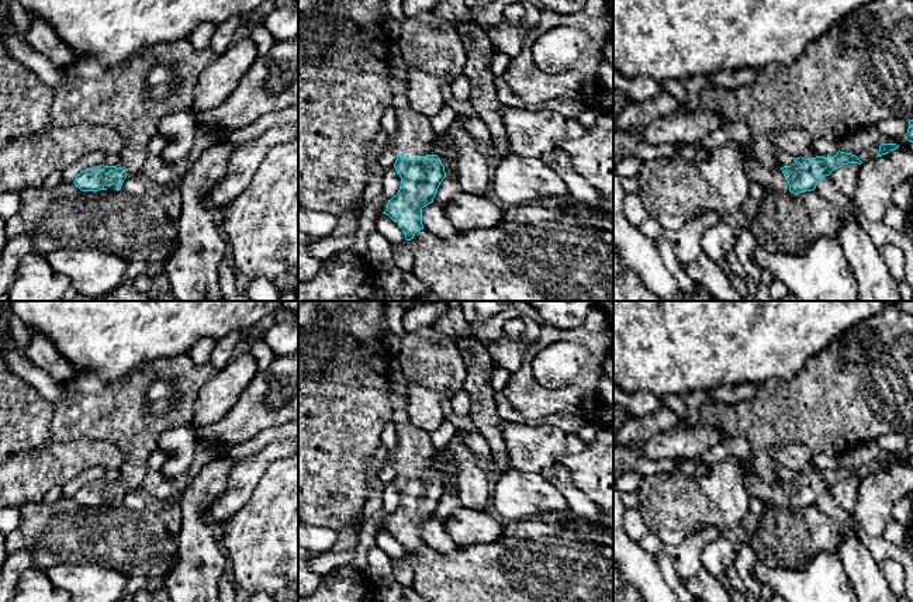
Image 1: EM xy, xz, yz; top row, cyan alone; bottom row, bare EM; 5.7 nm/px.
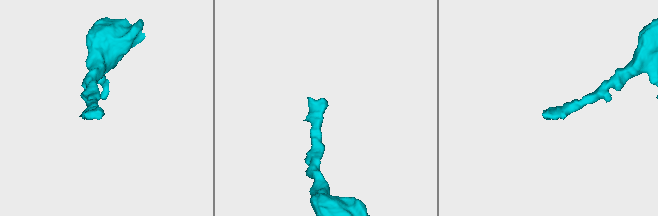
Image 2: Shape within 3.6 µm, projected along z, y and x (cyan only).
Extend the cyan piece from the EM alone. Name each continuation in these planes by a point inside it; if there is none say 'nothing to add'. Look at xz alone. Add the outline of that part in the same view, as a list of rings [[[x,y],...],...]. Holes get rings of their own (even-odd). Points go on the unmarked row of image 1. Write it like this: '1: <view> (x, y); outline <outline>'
1: xz (414, 452); outline [[[390,392],[392,415],[390,422],[397,428],[398,444],[395,450],[387,456],[395,470],[409,474],[435,470],[432,457],[435,447],[430,433],[414,426],[408,416],[408,404],[397,392]]]

